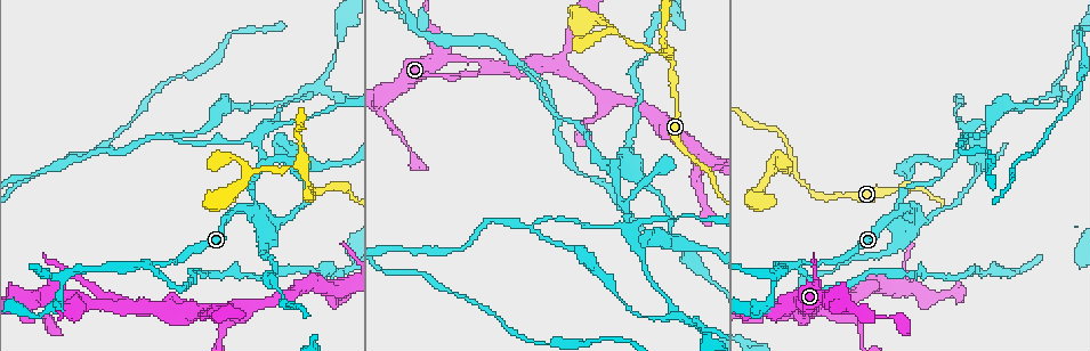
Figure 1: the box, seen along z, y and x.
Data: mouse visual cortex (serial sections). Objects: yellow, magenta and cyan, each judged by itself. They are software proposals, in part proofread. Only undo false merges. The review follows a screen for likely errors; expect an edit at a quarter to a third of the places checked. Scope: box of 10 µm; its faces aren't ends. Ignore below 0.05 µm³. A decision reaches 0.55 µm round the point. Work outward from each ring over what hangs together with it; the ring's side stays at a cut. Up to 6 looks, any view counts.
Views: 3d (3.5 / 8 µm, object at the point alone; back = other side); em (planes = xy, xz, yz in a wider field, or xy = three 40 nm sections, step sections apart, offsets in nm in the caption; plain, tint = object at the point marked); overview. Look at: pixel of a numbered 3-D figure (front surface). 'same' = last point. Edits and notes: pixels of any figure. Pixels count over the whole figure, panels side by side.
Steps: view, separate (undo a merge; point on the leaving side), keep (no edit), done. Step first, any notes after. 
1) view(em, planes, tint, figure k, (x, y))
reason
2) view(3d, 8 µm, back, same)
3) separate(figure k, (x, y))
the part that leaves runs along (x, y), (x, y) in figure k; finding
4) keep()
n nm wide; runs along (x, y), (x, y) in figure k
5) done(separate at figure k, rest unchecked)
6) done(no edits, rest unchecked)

view(3d, 3.5 µm, figure 1, (614, 30))
arms part here

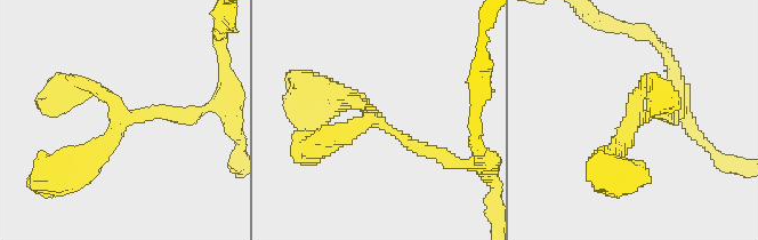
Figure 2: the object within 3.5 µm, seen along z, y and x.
view(em, xy, step 2, tint, figure 2, (123, 118))
3 arms; arms of 200, 200, 250 nm

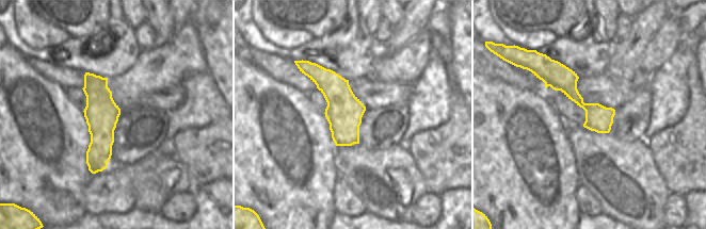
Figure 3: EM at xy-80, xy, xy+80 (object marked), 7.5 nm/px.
keep()
runs along (446, 158), (330, 96) in figure 2; one cell here

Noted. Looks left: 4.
view(3d, 8 µm, figure 1, (251, 209))
calibre changes

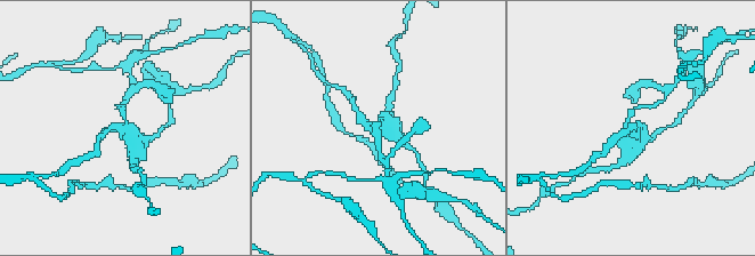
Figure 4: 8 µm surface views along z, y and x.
view(em, xy, step 3, tint, same)

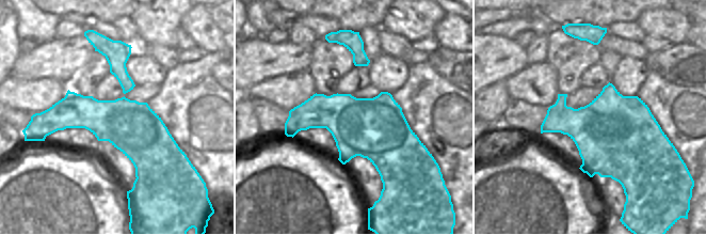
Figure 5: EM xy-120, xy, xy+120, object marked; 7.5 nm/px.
separate(figure 4, (391, 97))
the part that leaves runs along (626, 125), (634, 109), (663, 101) in figure 4; a second cell is stuck on

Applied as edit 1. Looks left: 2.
done(separate at figure 4, rest unchecked)

